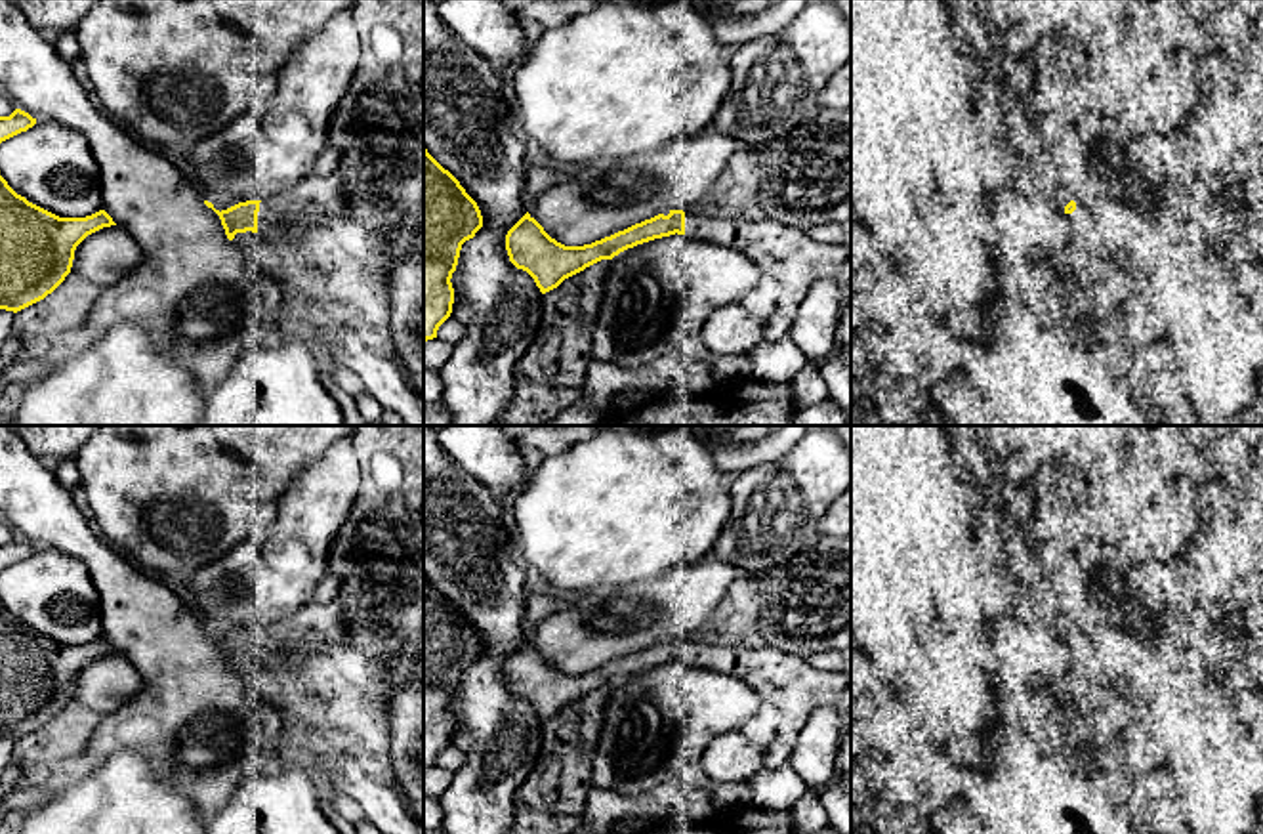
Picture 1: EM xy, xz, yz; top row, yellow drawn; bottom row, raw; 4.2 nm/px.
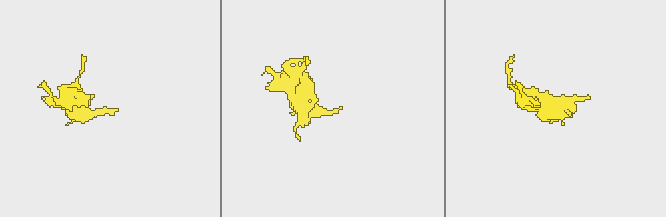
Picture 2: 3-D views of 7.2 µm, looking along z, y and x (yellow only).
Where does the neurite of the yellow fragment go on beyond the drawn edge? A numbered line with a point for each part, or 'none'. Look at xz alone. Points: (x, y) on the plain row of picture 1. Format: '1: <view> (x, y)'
1: xz (790, 684)

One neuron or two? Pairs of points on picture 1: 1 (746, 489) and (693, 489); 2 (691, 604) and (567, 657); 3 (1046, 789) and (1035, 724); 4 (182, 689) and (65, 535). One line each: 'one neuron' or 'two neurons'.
1: two neurons
2: one neuron
3: two neurons
4: one neuron

